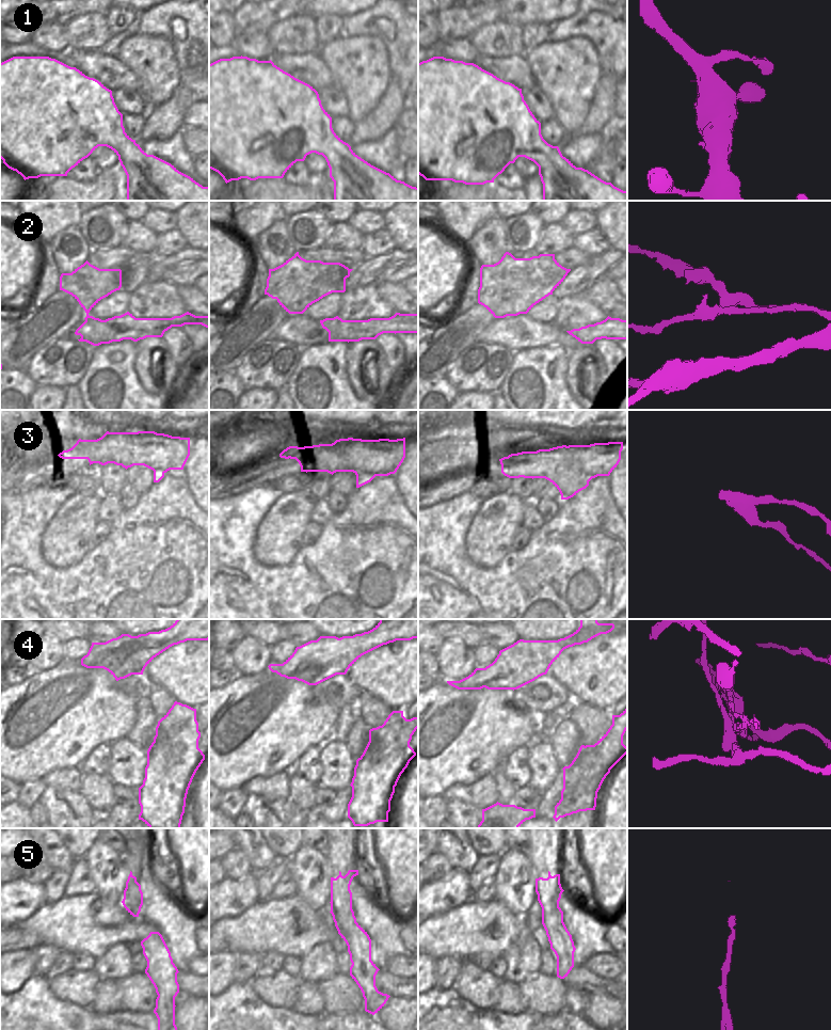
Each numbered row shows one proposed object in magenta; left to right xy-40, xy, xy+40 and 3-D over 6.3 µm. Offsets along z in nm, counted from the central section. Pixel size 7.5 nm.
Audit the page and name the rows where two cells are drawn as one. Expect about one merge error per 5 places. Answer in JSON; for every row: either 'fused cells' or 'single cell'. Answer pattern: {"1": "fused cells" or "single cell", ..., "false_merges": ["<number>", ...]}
{"1": "single cell", "2": "single cell", "3": "fused cells", "4": "fused cells", "5": "single cell", "false_merges": ["3", "4"]}

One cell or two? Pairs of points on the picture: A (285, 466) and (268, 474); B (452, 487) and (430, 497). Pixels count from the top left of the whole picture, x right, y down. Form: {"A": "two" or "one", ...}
{"A": "one", "B": "one"}

